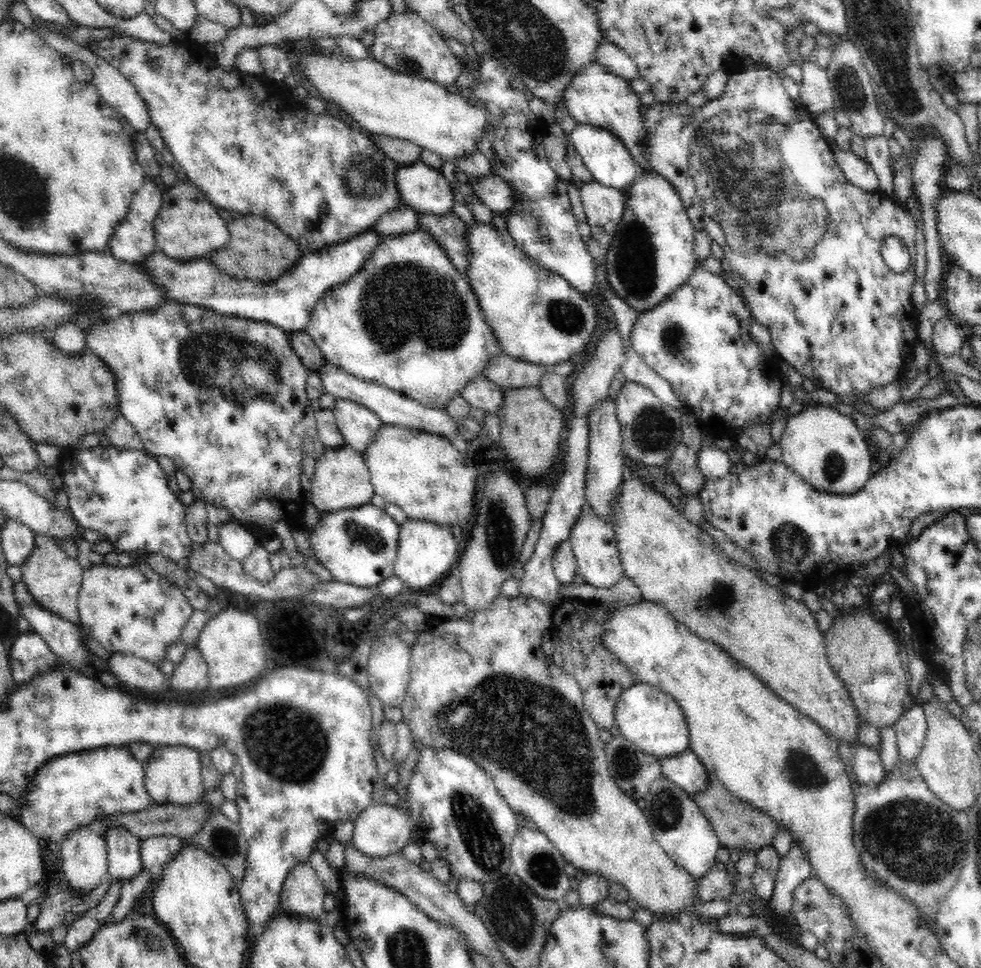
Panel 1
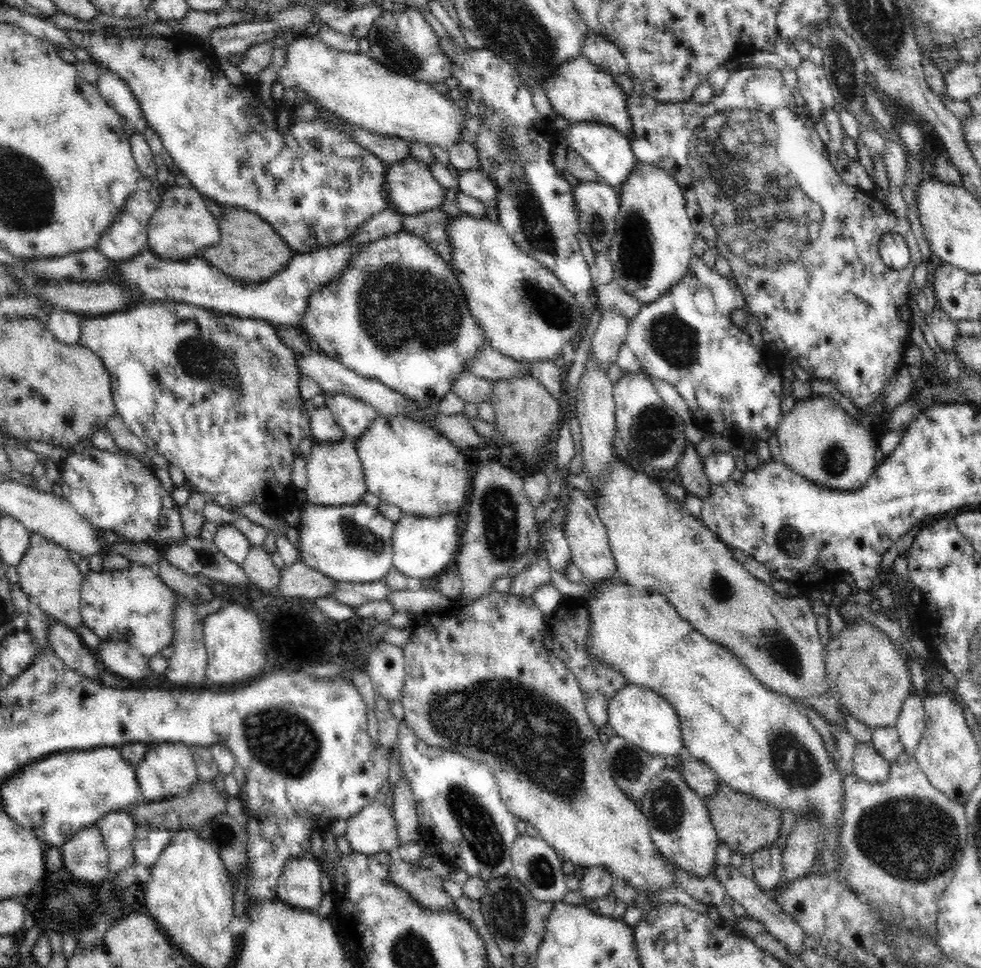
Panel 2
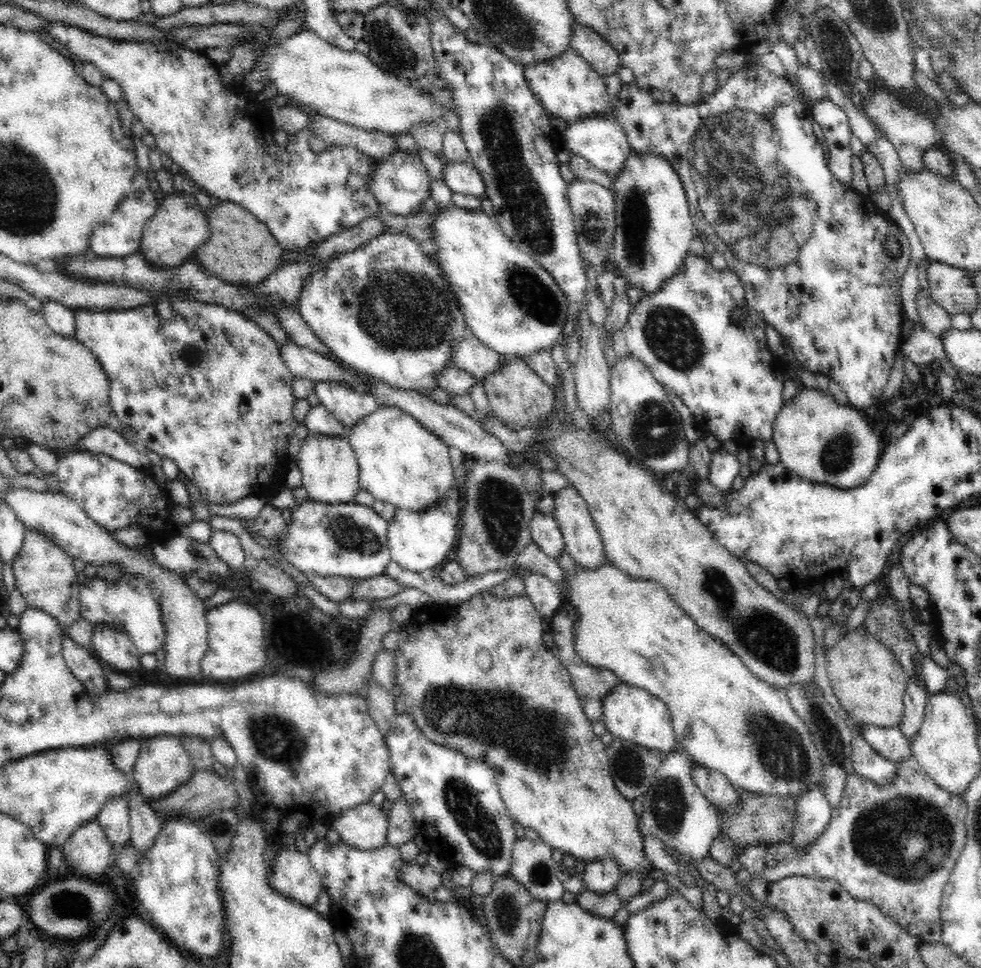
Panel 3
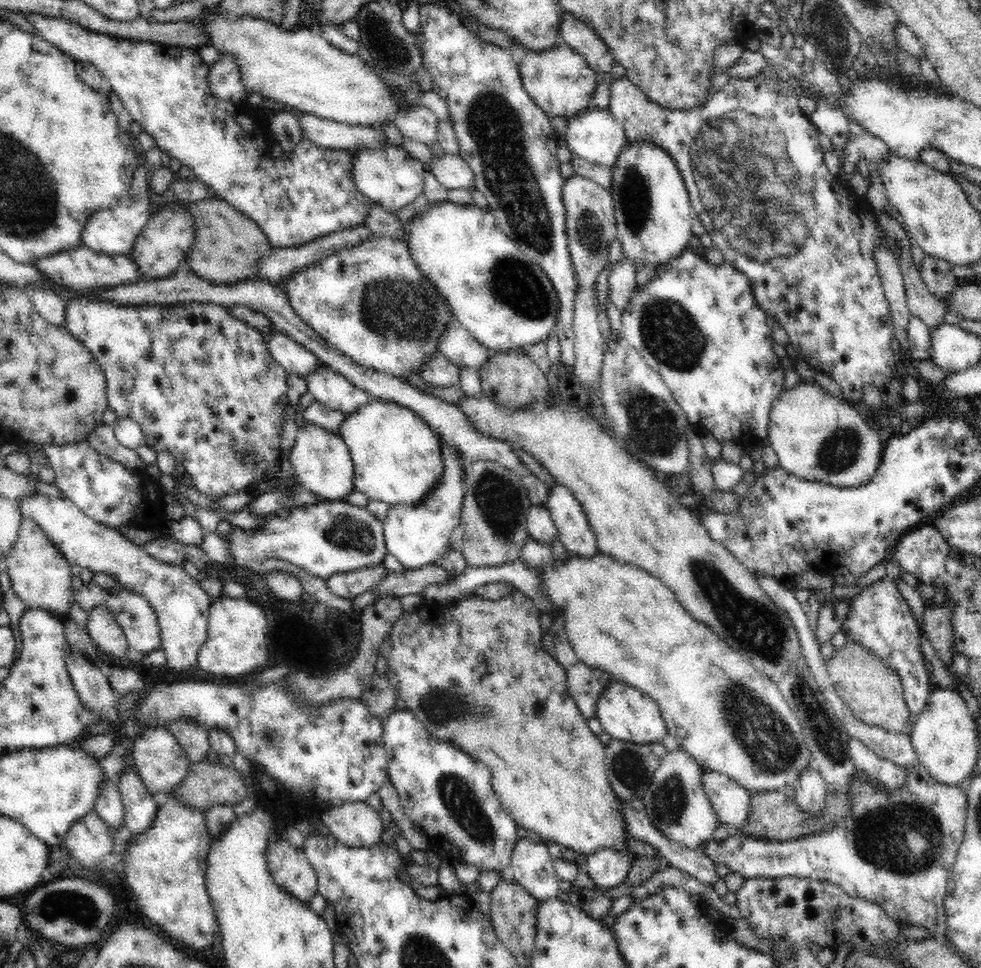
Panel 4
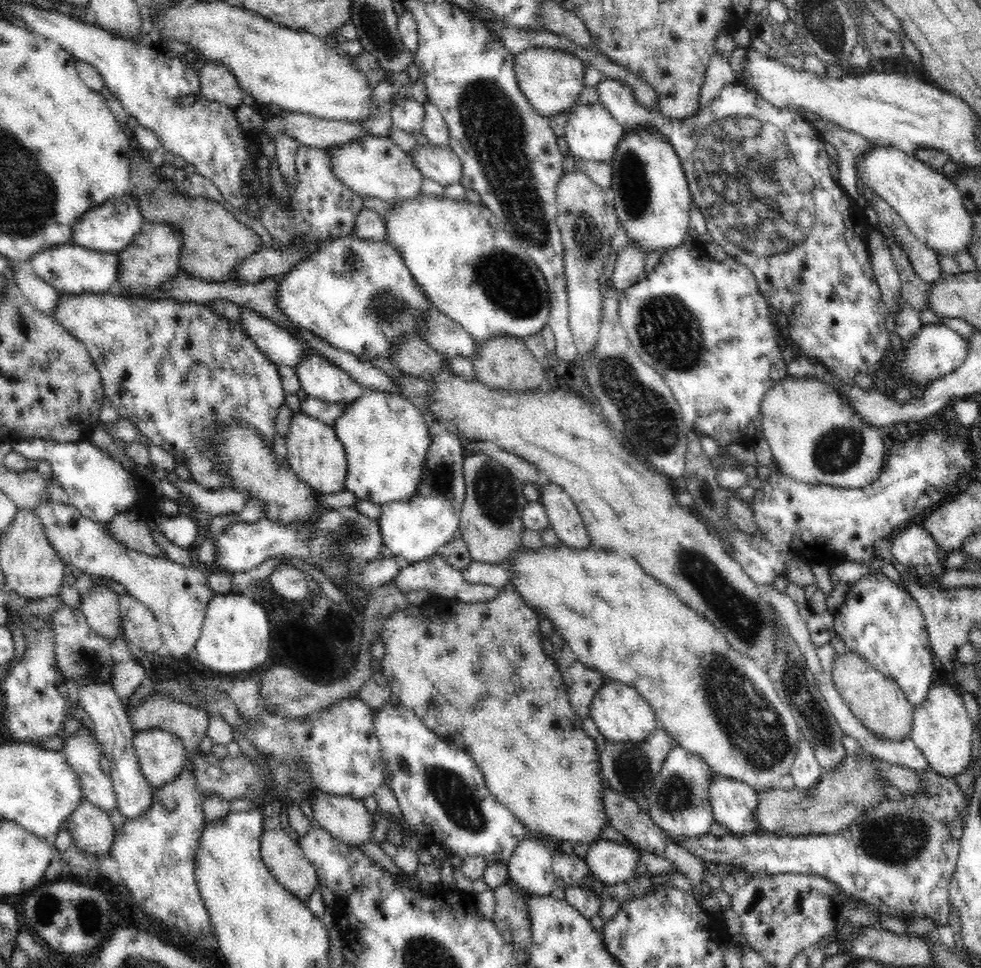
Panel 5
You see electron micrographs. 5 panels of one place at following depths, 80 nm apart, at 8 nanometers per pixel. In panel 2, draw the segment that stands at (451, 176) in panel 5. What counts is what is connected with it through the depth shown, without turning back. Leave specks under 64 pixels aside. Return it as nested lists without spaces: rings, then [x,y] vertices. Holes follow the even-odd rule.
[[[452,169],[452,173],[458,182],[460,193],[468,194],[483,202],[487,207],[495,206],[497,203],[496,193],[497,186],[493,185],[493,181],[488,178],[480,169],[458,171]]]

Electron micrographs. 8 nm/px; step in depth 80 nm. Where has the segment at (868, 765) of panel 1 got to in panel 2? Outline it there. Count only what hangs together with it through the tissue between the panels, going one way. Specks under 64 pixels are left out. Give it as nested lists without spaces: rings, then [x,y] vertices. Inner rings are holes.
[[[857,742],[853,758],[853,773],[869,783],[882,783],[889,776],[891,763],[869,742]]]

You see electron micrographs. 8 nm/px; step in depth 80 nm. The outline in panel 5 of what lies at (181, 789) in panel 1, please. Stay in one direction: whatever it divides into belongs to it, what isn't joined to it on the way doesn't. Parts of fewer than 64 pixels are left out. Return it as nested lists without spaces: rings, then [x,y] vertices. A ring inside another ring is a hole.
[[[149,728],[135,732],[133,745],[143,778],[152,788],[162,788],[180,776],[186,747],[178,735]]]

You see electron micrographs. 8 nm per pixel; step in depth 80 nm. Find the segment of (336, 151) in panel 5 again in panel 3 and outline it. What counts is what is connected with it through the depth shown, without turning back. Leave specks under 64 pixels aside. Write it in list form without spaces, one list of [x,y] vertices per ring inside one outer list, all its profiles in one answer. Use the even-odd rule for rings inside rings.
[[[398,149],[385,159],[376,160],[376,170],[370,178],[370,189],[376,199],[388,212],[395,215],[408,216],[414,214],[415,208],[430,197],[430,176],[418,154]]]

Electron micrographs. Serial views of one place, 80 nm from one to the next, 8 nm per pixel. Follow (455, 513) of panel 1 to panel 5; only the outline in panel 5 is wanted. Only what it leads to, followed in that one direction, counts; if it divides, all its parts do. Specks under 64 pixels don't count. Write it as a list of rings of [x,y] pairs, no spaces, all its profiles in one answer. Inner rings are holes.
[[[368,389],[352,406],[343,410],[336,422],[332,428],[346,450],[346,469],[349,470],[345,478],[346,491],[359,500],[380,505],[406,502],[418,494],[420,482],[427,472],[427,457],[433,440],[426,415],[414,400],[396,393]]]

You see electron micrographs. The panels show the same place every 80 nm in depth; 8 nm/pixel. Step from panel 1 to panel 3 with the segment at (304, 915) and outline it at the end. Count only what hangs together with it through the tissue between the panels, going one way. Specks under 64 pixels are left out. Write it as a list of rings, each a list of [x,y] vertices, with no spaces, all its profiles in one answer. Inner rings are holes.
[[[281,850],[274,858],[272,888],[303,907],[313,908],[322,892],[320,875],[307,854]]]

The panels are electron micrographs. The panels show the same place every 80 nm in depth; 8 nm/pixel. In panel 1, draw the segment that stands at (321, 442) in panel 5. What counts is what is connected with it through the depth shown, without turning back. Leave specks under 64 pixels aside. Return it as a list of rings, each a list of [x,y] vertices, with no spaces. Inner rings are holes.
[[[347,444],[342,446],[340,451],[326,451],[316,464],[310,484],[309,503],[323,514],[336,514],[342,510],[365,507],[370,504],[375,494],[371,486],[370,470],[366,467],[362,454],[356,453],[354,448]]]

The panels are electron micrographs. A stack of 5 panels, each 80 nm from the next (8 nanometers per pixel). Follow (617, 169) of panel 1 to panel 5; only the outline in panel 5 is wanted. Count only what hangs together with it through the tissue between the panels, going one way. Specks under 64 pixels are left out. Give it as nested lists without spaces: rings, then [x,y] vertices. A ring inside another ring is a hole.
[[[601,103],[595,105],[578,105],[568,112],[565,125],[565,140],[568,154],[576,159],[588,160],[595,163],[608,163],[613,158],[617,144],[624,138],[625,128],[610,114]]]

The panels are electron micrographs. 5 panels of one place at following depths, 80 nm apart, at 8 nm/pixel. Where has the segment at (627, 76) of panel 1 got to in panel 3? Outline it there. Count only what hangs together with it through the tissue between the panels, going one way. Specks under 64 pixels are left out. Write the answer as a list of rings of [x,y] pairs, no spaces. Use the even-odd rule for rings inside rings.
[[[577,23],[572,36],[572,48],[598,73],[615,74],[621,64],[620,54],[594,30]]]

